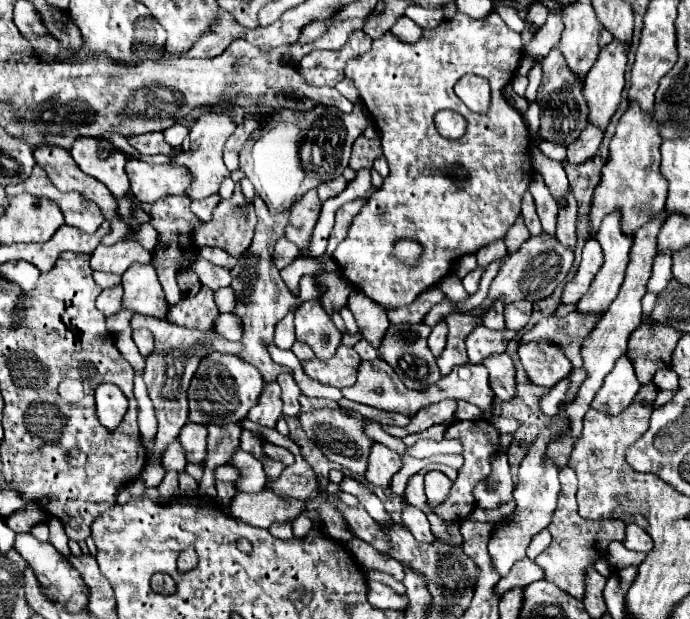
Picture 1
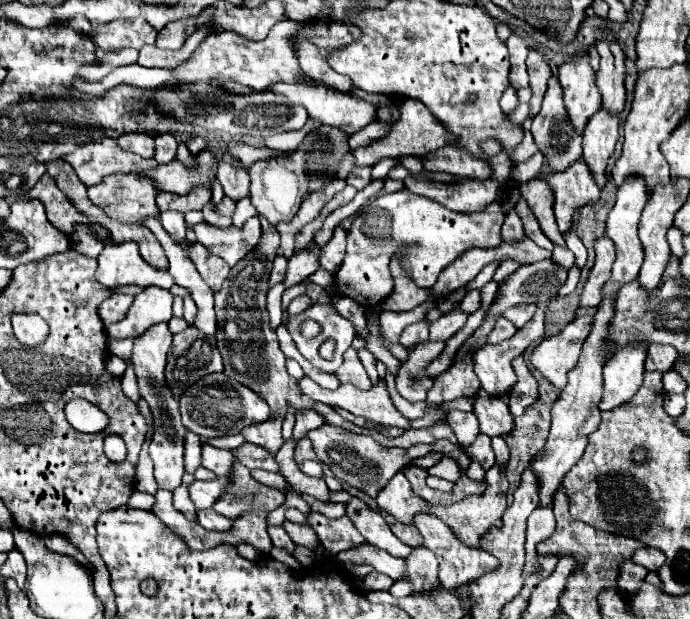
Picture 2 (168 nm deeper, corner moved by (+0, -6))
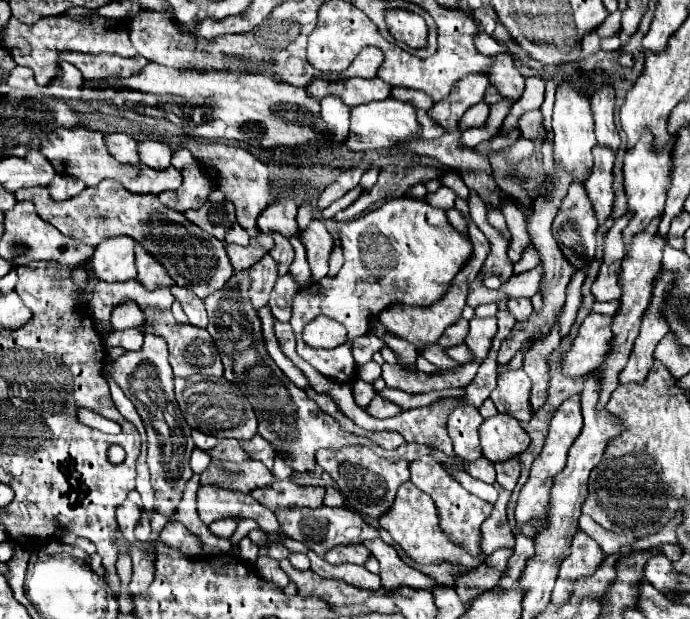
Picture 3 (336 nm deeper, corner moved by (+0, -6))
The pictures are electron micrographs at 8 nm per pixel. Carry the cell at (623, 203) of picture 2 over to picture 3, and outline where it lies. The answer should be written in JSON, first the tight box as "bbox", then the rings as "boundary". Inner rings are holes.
{"bbox":[624,134,668,250],"boundary":[[[644,134],[638,146],[632,148],[632,152],[628,152],[624,158],[624,190],[628,200],[628,212],[632,214],[628,226],[624,228],[626,250],[632,248],[634,236],[646,230],[648,224],[660,216],[660,210],[664,210],[664,194],[668,192],[668,150],[662,150],[660,154],[652,154],[652,148],[648,146],[650,140],[652,134]]]}

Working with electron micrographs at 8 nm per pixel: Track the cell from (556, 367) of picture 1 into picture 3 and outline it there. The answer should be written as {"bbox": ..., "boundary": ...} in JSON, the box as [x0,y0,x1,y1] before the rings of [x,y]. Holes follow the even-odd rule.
{"bbox":[562,314,612,378],"boundary":[[[588,314],[574,338],[570,350],[562,356],[562,374],[570,378],[586,376],[604,360],[612,340],[610,316]]]}

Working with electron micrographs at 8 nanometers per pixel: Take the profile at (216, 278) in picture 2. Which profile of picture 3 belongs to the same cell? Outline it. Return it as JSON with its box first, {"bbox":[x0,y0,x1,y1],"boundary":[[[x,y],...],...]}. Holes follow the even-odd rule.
{"bbox":[15,184,232,298],"boundary":[[[108,184],[84,188],[78,196],[68,200],[54,200],[46,186],[25,188],[15,192],[17,201],[34,202],[38,216],[58,228],[68,238],[80,240],[88,246],[98,246],[100,242],[116,236],[130,236],[142,244],[142,248],[154,254],[168,270],[172,280],[180,286],[190,286],[196,296],[206,298],[220,290],[232,276],[232,264],[228,262],[224,242],[216,240],[212,234],[198,226],[192,226],[180,212],[170,210],[160,204],[154,194],[132,194],[126,188],[108,188]]]}

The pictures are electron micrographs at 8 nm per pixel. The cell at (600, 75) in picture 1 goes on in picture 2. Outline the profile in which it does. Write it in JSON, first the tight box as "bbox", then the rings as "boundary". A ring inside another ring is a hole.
{"bbox":[582,108,618,188],"boundary":[[[604,108],[598,110],[598,114],[590,118],[582,136],[582,148],[584,148],[582,160],[590,168],[598,188],[604,188],[608,180],[606,164],[610,154],[614,152],[616,140],[618,140],[618,118],[610,116]]]}

